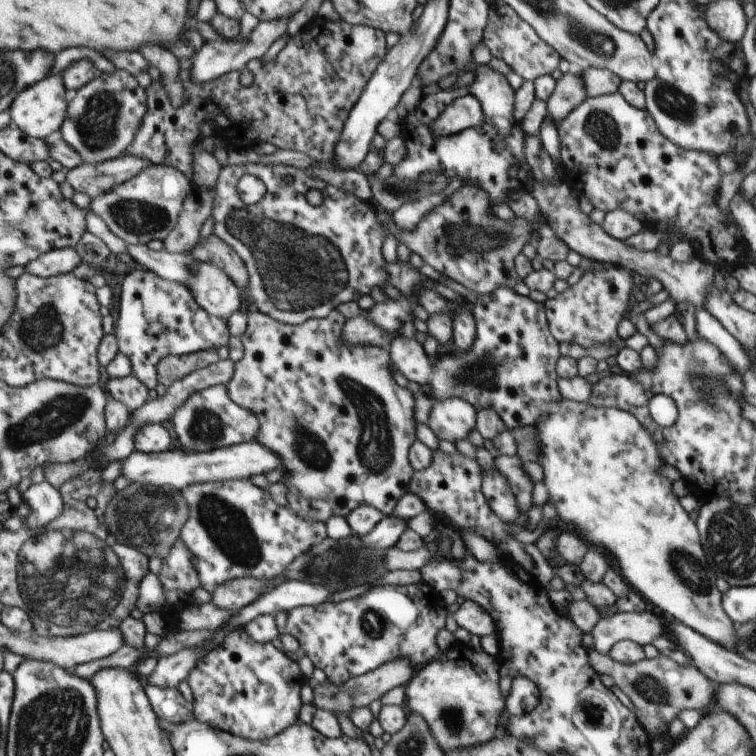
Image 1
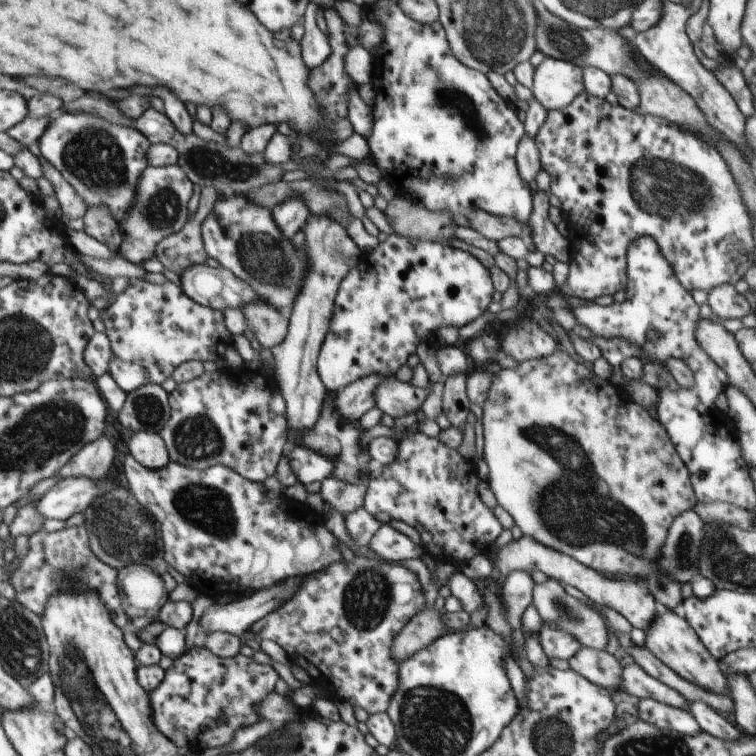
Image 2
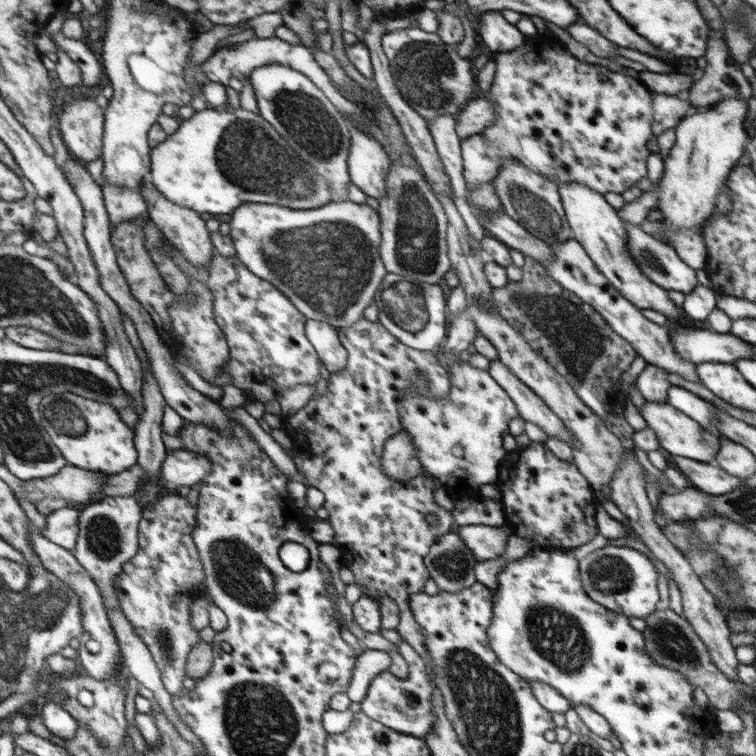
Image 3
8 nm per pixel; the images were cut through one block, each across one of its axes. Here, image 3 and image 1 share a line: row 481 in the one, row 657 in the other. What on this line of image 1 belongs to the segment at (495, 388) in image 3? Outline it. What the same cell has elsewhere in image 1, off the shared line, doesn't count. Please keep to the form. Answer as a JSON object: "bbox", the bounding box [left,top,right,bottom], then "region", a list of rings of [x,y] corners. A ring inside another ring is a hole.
{"bbox":[405,641,508,754],"region":[[[458,641],[451,648],[443,651],[439,658],[418,667],[405,687],[406,710],[419,715],[426,722],[434,741],[444,754],[493,741],[497,736],[496,728],[499,728],[500,714],[508,705],[500,694],[501,688],[498,688],[498,666],[494,662],[494,657],[483,650],[475,650],[469,644]]]}

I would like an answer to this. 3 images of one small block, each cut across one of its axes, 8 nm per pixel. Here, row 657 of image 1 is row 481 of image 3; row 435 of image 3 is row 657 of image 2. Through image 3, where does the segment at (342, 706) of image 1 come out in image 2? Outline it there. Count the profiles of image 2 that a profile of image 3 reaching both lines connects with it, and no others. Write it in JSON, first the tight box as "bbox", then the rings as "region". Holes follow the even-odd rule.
{"bbox":[393,607,448,663],"region":[[[426,607],[396,637],[393,642],[393,658],[397,659],[398,663],[407,660],[448,632],[440,612],[434,607]]]}

